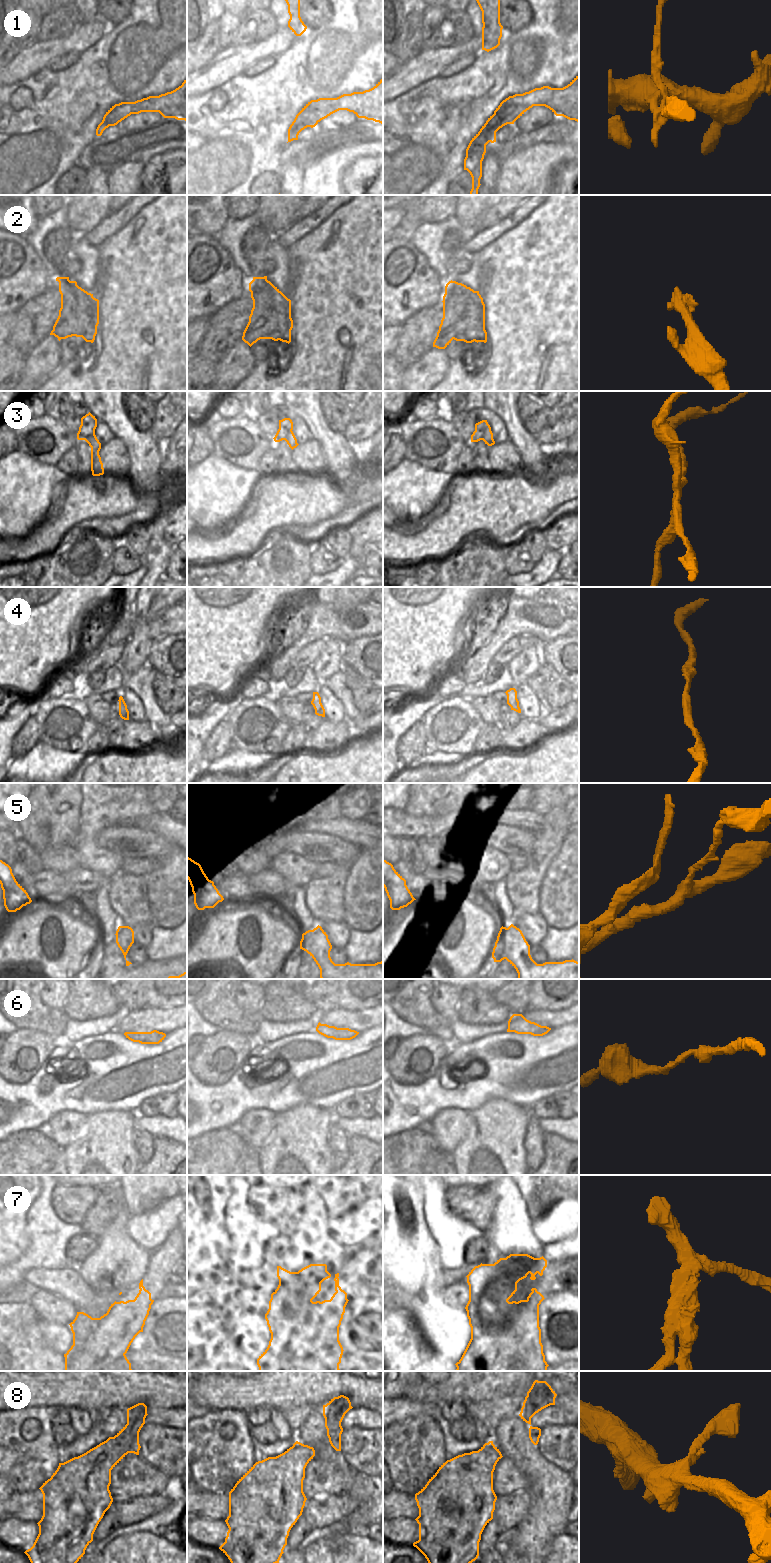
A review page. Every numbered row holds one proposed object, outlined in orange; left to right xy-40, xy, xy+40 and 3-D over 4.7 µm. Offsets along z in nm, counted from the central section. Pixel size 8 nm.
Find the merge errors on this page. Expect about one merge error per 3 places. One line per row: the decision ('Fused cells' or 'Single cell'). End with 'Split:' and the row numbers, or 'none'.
1: Fused cells
2: Fused cells
3: Fused cells
4: Single cell
5: Single cell
6: Single cell
7: Fused cells
8: Single cell
Split: 1, 2, 3, 7.

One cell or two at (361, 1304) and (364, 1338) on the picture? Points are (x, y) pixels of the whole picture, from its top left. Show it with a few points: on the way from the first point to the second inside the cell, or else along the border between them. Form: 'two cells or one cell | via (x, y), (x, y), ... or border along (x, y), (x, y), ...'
one cell | via (361, 1312), (359, 1314), (364, 1319), (364, 1330)

